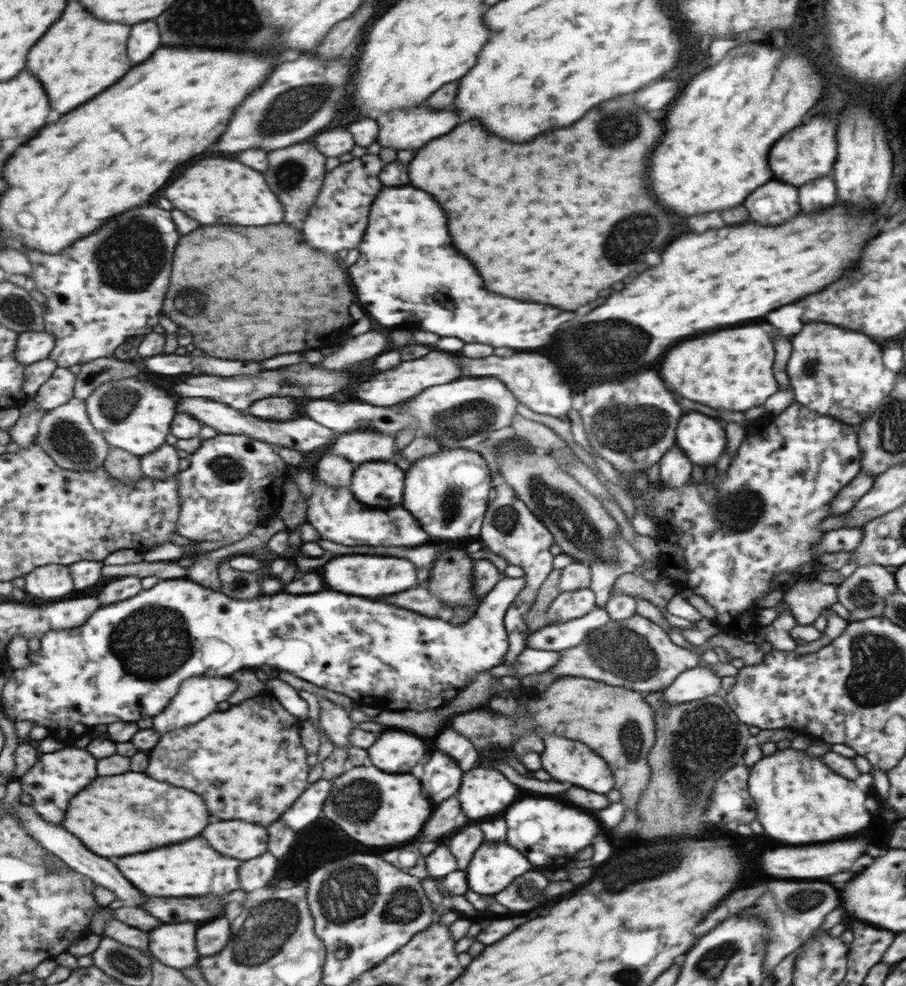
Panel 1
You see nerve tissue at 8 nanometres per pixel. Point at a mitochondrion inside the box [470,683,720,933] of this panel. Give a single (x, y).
(631, 736)

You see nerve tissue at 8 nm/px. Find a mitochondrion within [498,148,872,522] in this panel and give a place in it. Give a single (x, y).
(624, 429)

